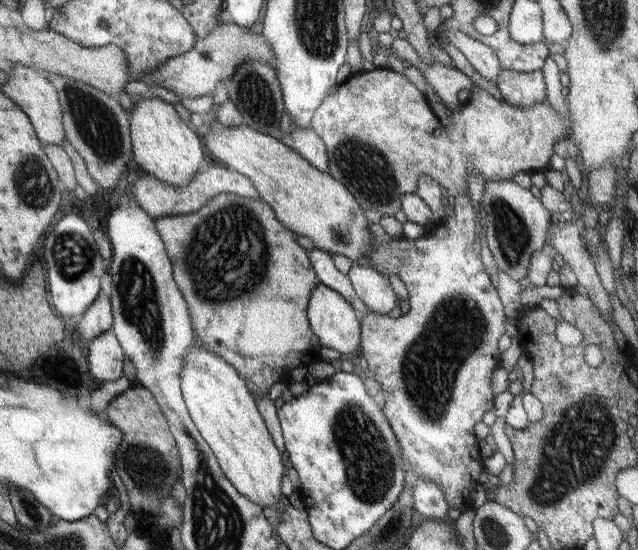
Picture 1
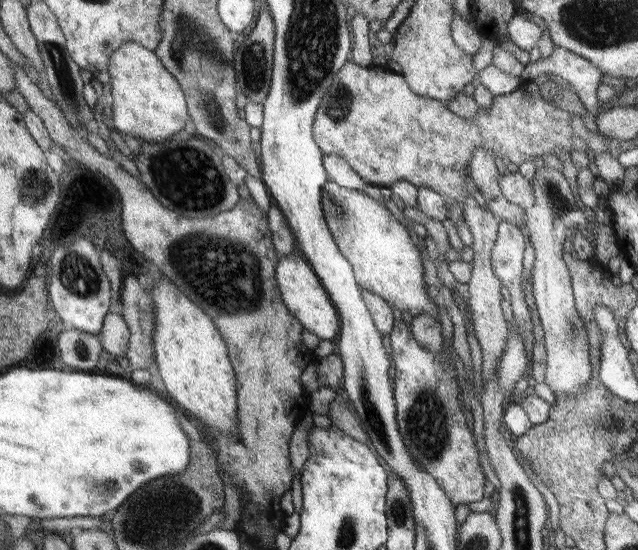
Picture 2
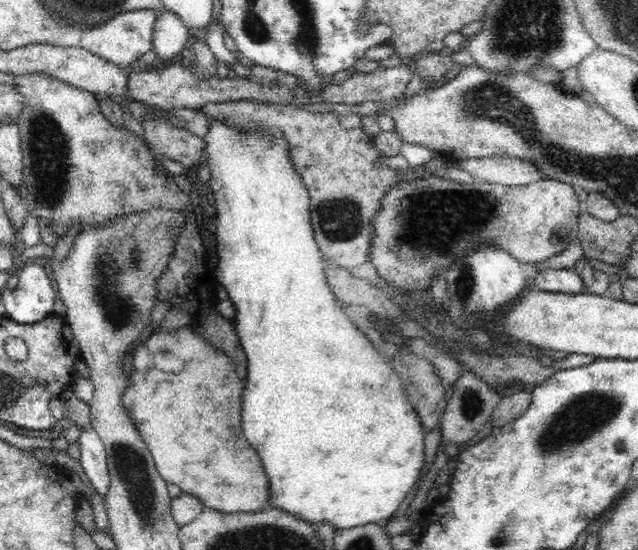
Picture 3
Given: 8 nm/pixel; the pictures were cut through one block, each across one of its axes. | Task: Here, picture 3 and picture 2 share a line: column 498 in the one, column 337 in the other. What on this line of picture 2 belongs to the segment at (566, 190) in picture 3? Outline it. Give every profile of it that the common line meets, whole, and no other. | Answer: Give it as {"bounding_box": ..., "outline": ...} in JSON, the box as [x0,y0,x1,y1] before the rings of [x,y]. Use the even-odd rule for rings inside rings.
{"bounding_box":[321,180,438,321],"outline":[[[327,180],[321,187],[321,211],[323,211],[323,221],[333,241],[340,254],[351,266],[356,285],[360,286],[361,290],[368,290],[379,295],[391,308],[396,308],[400,312],[409,312],[413,317],[428,314],[438,321],[437,303],[430,301],[425,293],[427,284],[423,280],[420,251],[411,243],[405,222],[400,220],[391,206],[385,208],[361,191],[343,189]]]}

